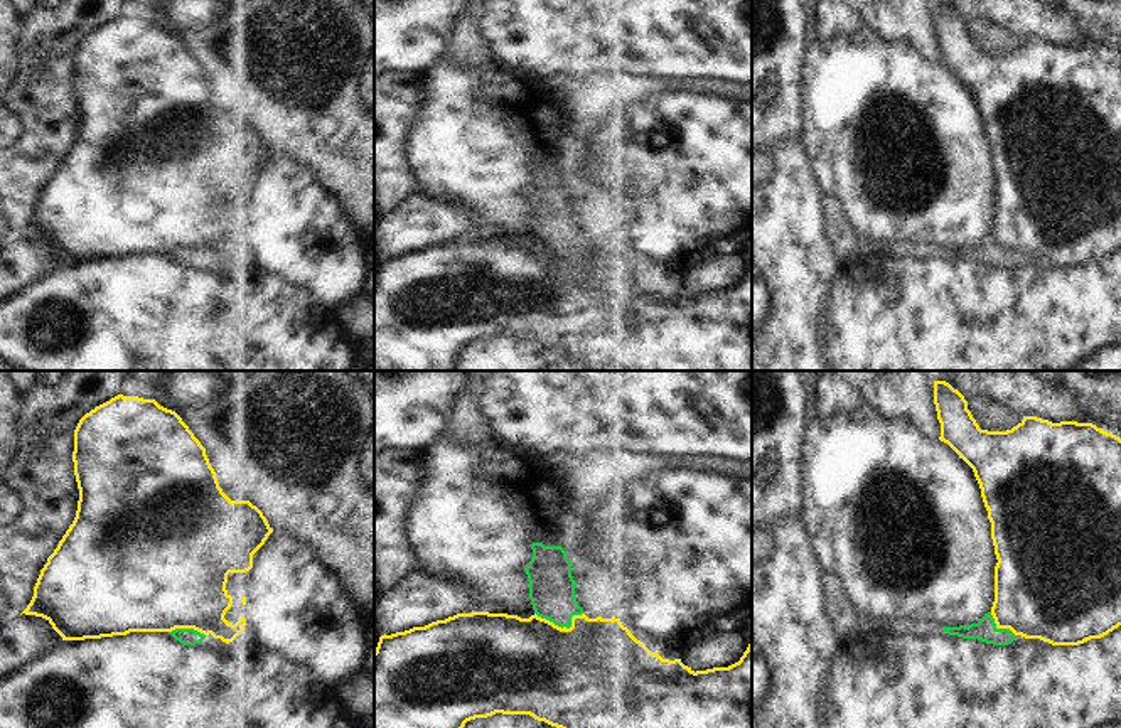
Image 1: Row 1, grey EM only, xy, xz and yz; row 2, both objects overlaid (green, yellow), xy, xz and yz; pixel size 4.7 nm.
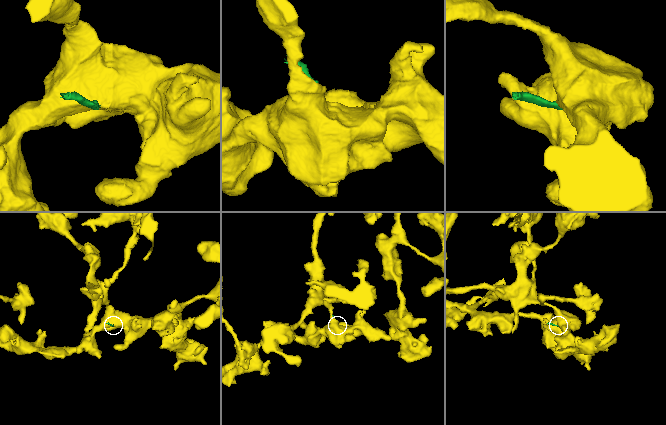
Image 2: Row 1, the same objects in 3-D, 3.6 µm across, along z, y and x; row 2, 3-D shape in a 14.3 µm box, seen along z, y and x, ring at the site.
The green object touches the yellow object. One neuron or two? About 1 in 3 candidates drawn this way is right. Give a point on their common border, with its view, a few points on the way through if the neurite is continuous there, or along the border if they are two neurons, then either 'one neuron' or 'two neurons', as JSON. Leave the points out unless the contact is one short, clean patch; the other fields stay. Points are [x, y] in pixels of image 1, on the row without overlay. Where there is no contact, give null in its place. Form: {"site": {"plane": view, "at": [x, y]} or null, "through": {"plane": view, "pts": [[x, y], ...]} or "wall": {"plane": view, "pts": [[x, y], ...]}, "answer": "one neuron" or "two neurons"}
{"site": {"plane": "xz", "at": [563, 248]}, "wall": {"plane": "xz", "pts": [[535, 235], [562, 250], [568, 250], [573, 238], [584, 236]]}, "answer": "two neurons"}

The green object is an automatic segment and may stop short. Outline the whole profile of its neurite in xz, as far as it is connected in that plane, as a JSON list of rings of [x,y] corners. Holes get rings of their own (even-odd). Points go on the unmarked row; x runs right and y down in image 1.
[[[533,165],[533,180],[524,194],[529,204],[529,222],[538,239],[558,249],[571,249],[571,239],[585,236],[575,219],[571,184],[561,169]]]

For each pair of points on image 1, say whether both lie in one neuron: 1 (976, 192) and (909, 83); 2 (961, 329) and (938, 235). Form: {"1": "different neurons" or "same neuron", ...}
{"1": "same neuron", "2": "different neurons"}

